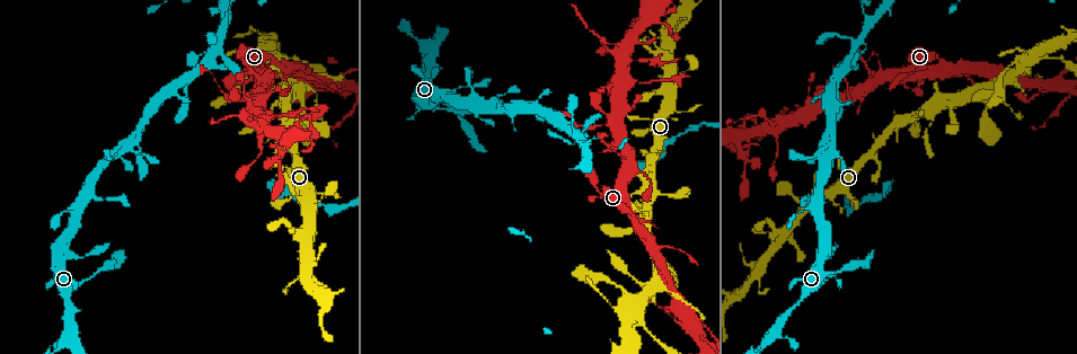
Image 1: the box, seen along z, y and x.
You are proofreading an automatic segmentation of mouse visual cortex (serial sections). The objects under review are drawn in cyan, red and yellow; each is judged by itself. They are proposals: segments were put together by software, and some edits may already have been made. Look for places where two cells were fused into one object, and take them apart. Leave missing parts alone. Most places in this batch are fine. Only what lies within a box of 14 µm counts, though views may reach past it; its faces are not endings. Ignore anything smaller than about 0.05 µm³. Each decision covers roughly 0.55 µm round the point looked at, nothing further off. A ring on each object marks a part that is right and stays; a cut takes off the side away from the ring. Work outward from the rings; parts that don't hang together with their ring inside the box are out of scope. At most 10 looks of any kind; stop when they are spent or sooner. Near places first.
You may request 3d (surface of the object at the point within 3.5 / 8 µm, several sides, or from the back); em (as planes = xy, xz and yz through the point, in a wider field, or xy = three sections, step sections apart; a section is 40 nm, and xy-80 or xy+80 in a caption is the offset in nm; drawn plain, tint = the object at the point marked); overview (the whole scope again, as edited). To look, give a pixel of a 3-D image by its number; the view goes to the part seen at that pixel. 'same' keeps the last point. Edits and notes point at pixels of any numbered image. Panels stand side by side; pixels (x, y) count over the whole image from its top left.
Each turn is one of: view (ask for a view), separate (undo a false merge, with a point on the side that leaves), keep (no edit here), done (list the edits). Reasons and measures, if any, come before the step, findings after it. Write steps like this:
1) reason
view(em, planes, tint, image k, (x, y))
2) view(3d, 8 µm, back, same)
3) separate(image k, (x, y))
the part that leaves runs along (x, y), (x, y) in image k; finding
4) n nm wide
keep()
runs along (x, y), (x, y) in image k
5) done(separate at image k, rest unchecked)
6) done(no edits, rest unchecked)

thick turns thin
view(3d, 3.5 µm, back, image 1, (106, 200))

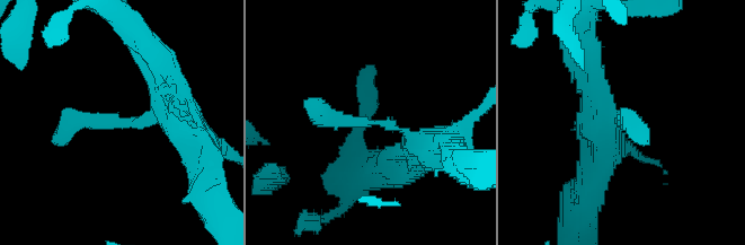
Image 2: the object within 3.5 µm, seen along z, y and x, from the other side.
keep()
runs along (438, 147), (310, 103) in image 2; continuous, no second cell

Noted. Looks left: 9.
sharp bend
view(3d, 3.5 µm, image 1, (689, 70))

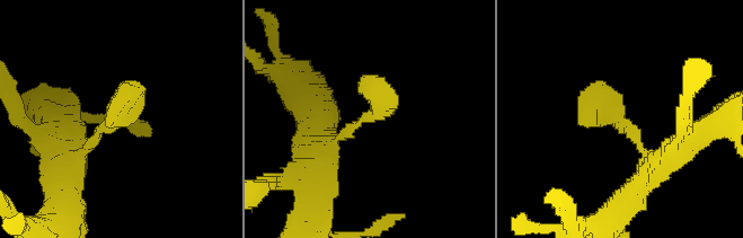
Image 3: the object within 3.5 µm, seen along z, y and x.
view(em, xy, step 3, tint, image 3, (364, 119))

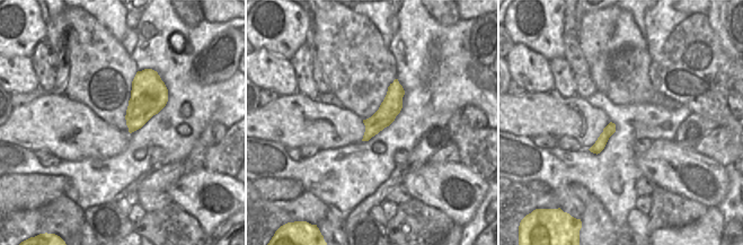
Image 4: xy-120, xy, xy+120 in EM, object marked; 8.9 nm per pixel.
keep()
runs along (396, 84), (391, 106), (365, 138) in image 4; continuous, no second cell

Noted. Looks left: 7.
four-way junction
view(3d, 8 µm, image 1, (614, 119))

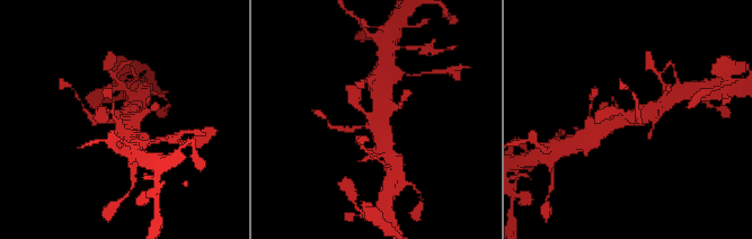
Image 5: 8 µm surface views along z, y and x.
view(em, xy, step 2, tint, image 5, (630, 120))

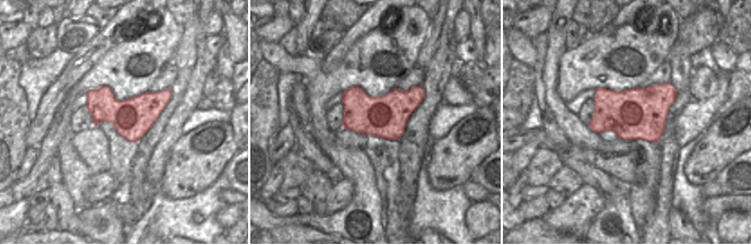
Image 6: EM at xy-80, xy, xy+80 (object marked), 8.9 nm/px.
keep()
continuous, no second cell

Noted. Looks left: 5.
looks like a crossing
view(3d, 3.5 µm, back, image 1, (830, 150))

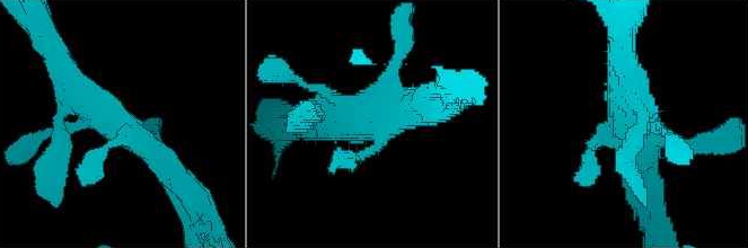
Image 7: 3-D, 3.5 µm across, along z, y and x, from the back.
view(em, xy, step 1, tint, image 7, (624, 123))

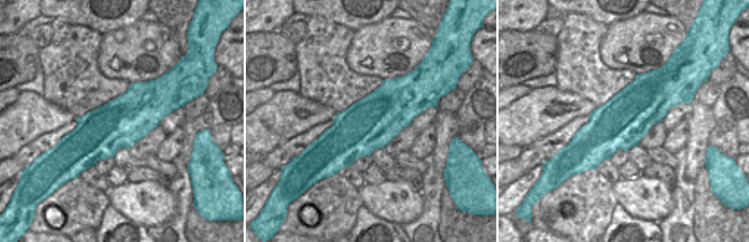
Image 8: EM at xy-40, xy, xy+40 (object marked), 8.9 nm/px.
keep()
all the same cell

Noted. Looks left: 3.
done(no edits, rest unchecked)

